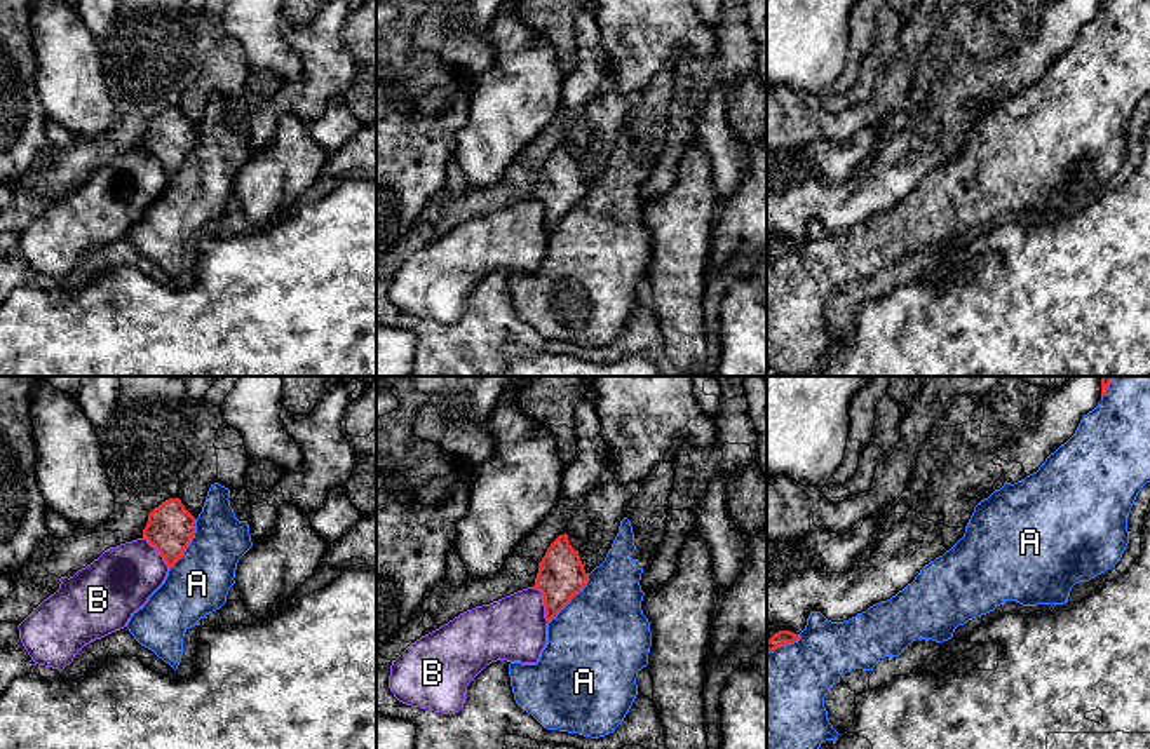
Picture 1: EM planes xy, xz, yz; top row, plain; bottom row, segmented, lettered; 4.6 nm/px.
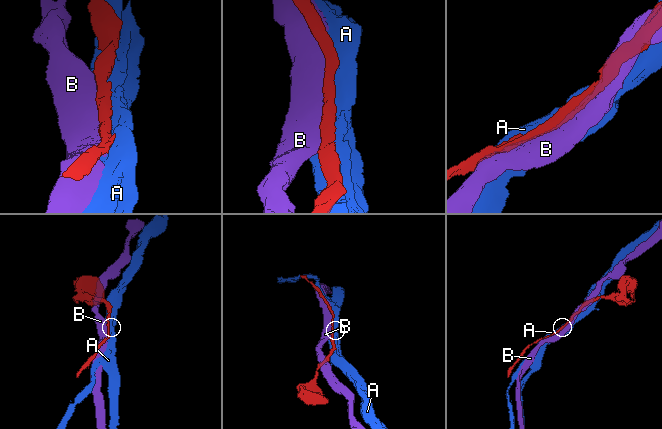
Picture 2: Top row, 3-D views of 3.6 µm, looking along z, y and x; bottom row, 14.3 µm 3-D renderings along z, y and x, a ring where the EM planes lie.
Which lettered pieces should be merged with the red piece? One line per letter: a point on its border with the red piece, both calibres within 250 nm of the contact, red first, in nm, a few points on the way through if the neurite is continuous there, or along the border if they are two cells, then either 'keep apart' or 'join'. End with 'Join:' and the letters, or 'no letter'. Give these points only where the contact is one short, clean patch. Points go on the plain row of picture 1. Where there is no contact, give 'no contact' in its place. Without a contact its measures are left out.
A: contact xz (572, 206); calibres 220 and 460 nm; keep apart
B: contact xz (544, 215); calibres 220 and 300 nm; keep apart
Join: no letter

